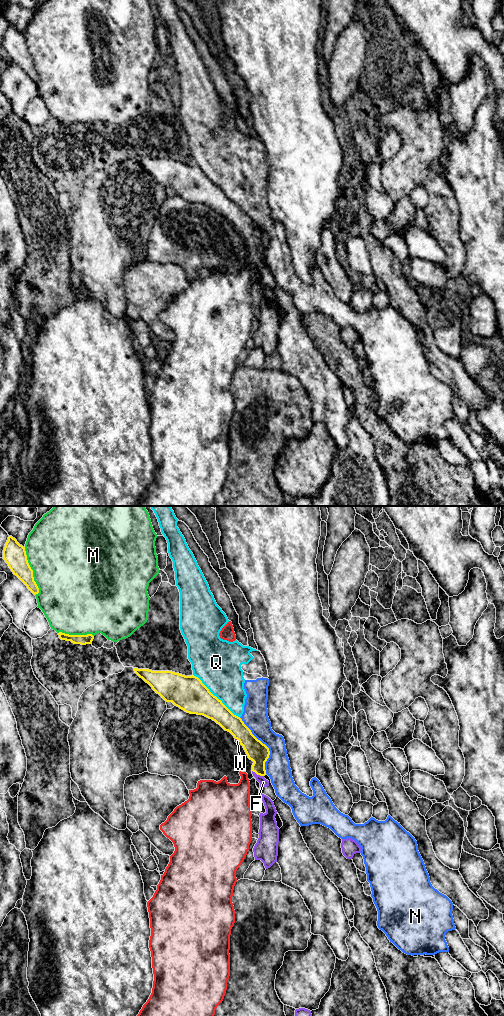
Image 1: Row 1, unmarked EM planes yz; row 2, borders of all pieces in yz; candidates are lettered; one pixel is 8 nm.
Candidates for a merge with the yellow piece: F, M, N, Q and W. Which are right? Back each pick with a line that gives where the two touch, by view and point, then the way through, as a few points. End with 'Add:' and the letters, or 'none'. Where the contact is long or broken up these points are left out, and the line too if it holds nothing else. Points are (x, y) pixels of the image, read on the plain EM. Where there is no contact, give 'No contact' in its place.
F: Touches yellow at yz (258, 262). Path across: yz (256, 239), (258, 241), (258, 262), (263, 270)
Add: F

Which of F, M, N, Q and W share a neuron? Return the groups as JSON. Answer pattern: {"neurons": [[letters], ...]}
{"neurons": [["F"], ["M"], ["N", "Q"], ["W"]]}

